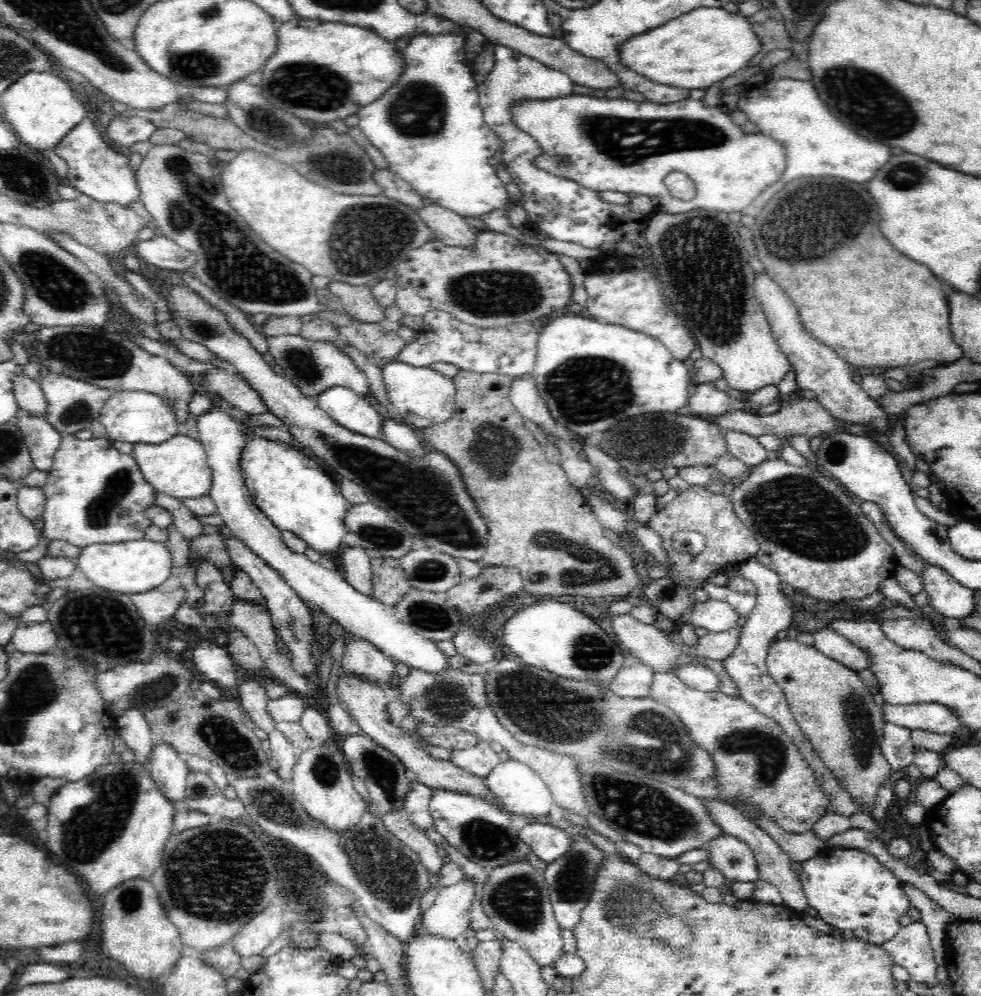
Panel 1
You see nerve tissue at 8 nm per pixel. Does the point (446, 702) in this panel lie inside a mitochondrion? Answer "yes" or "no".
yes

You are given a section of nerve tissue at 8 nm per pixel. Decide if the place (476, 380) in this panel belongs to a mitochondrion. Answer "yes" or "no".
no

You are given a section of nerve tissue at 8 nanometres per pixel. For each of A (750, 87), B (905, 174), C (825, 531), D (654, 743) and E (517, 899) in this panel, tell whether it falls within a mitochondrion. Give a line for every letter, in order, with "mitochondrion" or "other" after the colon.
A: other
B: mitochondrion
C: mitochondrion
D: mitochondrion
E: mitochondrion

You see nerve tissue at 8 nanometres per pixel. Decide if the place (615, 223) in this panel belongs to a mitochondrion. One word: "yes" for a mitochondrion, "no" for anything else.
no

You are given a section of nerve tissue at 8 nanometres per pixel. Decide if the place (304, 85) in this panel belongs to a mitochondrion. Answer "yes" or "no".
yes

